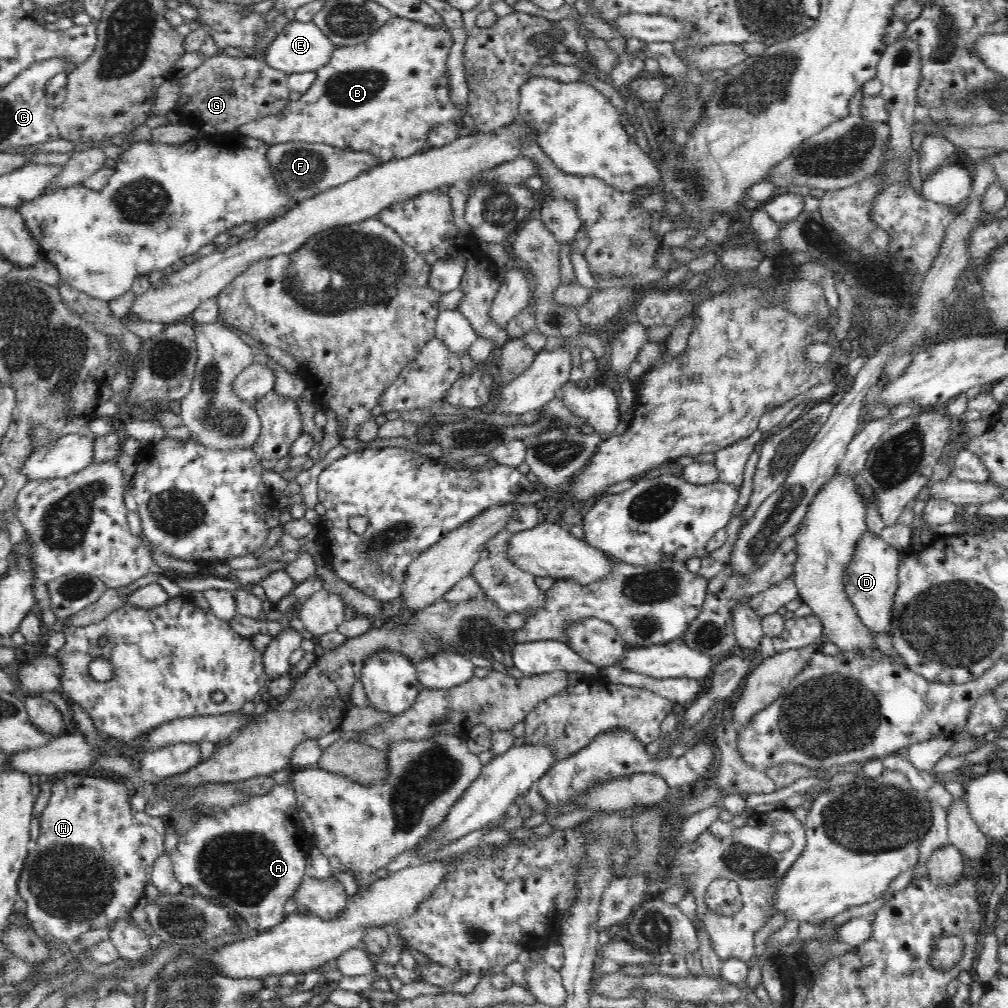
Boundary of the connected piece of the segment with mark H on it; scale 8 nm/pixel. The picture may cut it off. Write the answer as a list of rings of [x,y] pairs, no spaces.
[[[68,771],[52,778],[51,796],[39,820],[39,837],[36,843],[31,846],[28,856],[24,860],[24,866],[22,866],[22,873],[20,874],[17,886],[20,897],[27,905],[25,917],[34,924],[35,933],[41,939],[44,939],[45,942],[58,943],[60,945],[60,951],[68,949],[78,939],[80,934],[95,929],[107,929],[118,918],[127,915],[130,916],[130,911],[138,904],[140,898],[144,896],[144,890],[149,880],[151,880],[154,860],[162,852],[165,852],[164,842],[166,840],[164,836],[166,836],[166,824],[164,824],[164,820],[162,820],[162,817],[154,817],[147,813],[136,814],[136,812],[132,811],[130,809],[132,793],[133,790],[130,785],[119,777],[108,779]]]

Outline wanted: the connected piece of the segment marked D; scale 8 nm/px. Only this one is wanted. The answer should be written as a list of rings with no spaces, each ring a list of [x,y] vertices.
[[[869,530],[862,534],[858,540],[852,560],[846,564],[844,570],[844,591],[856,609],[858,617],[868,629],[878,632],[878,634],[888,634],[890,632],[890,610],[894,604],[895,594],[899,585],[899,551],[887,544],[879,535]]]

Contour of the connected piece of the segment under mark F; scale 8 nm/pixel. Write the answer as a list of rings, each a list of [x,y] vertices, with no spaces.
[[[292,141],[268,147],[268,170],[276,179],[278,191],[288,196],[293,205],[340,186],[343,182],[356,178],[364,170],[378,165],[378,159],[370,153],[354,152],[351,149],[342,149],[324,143],[308,144]]]

